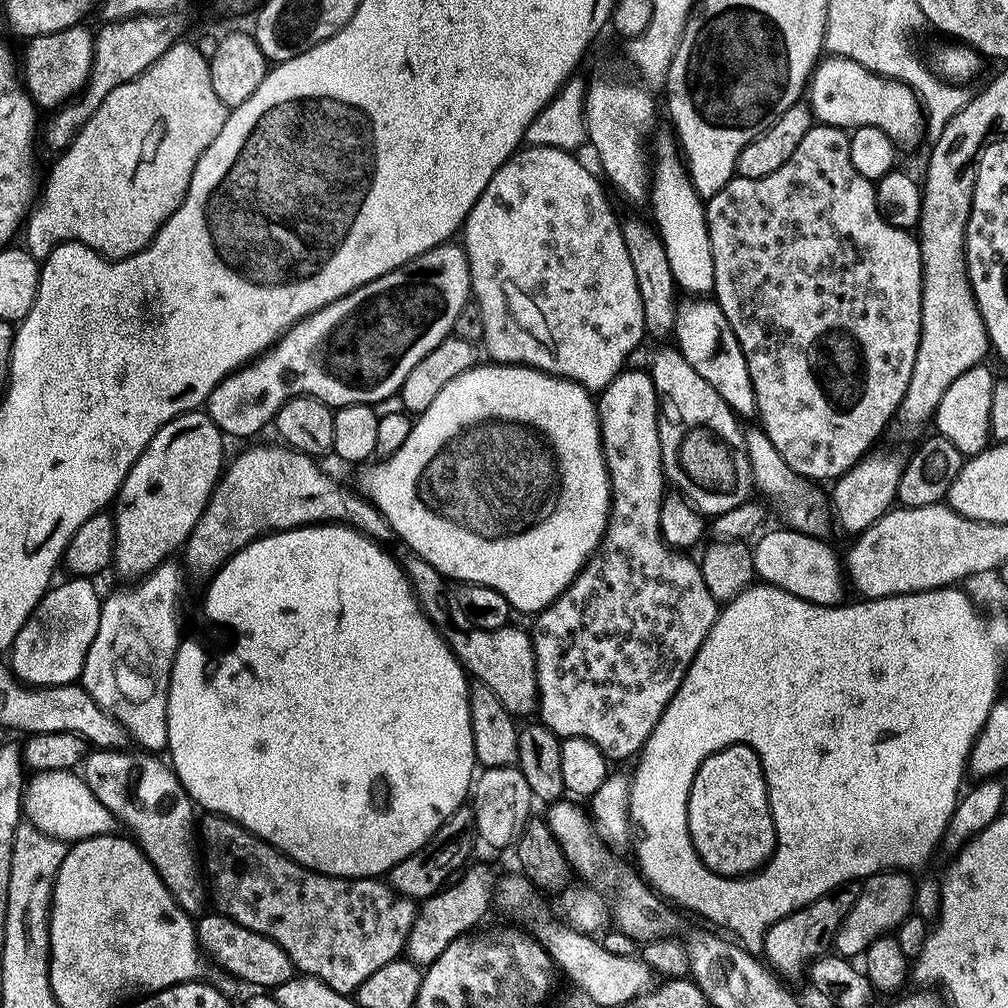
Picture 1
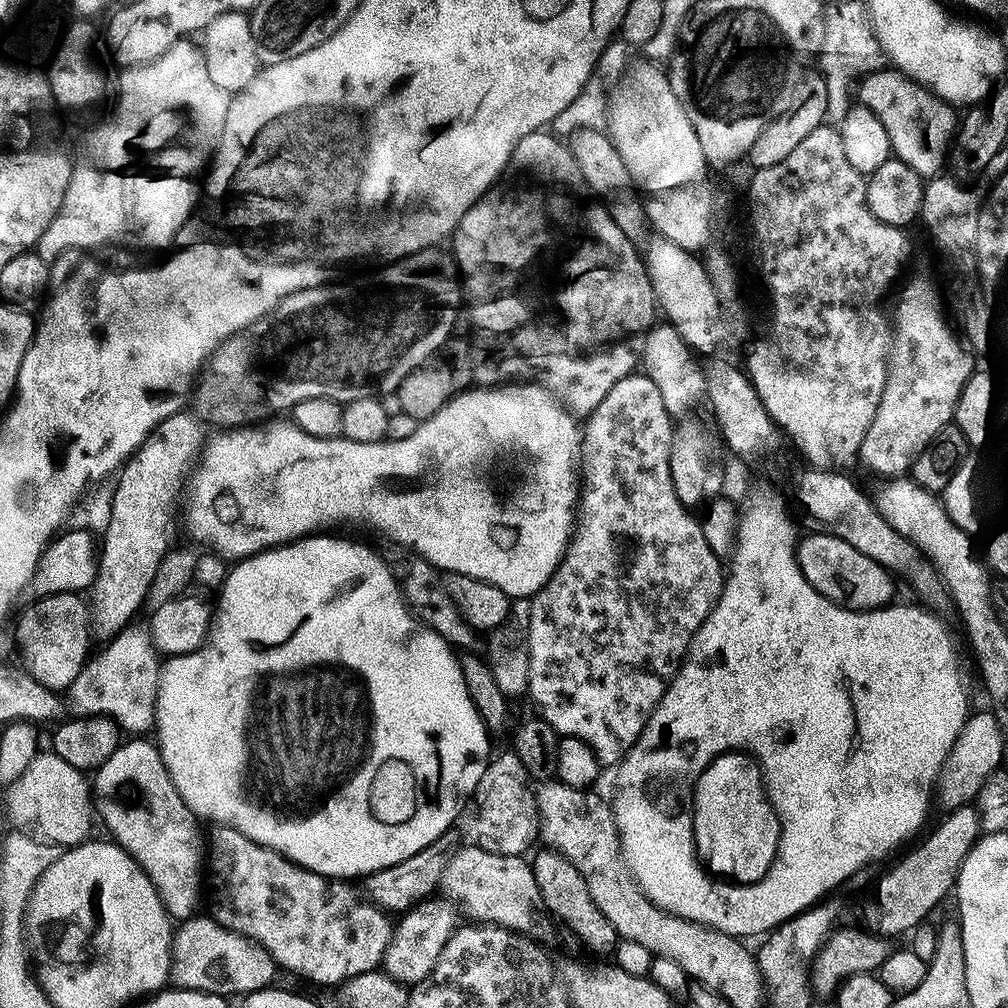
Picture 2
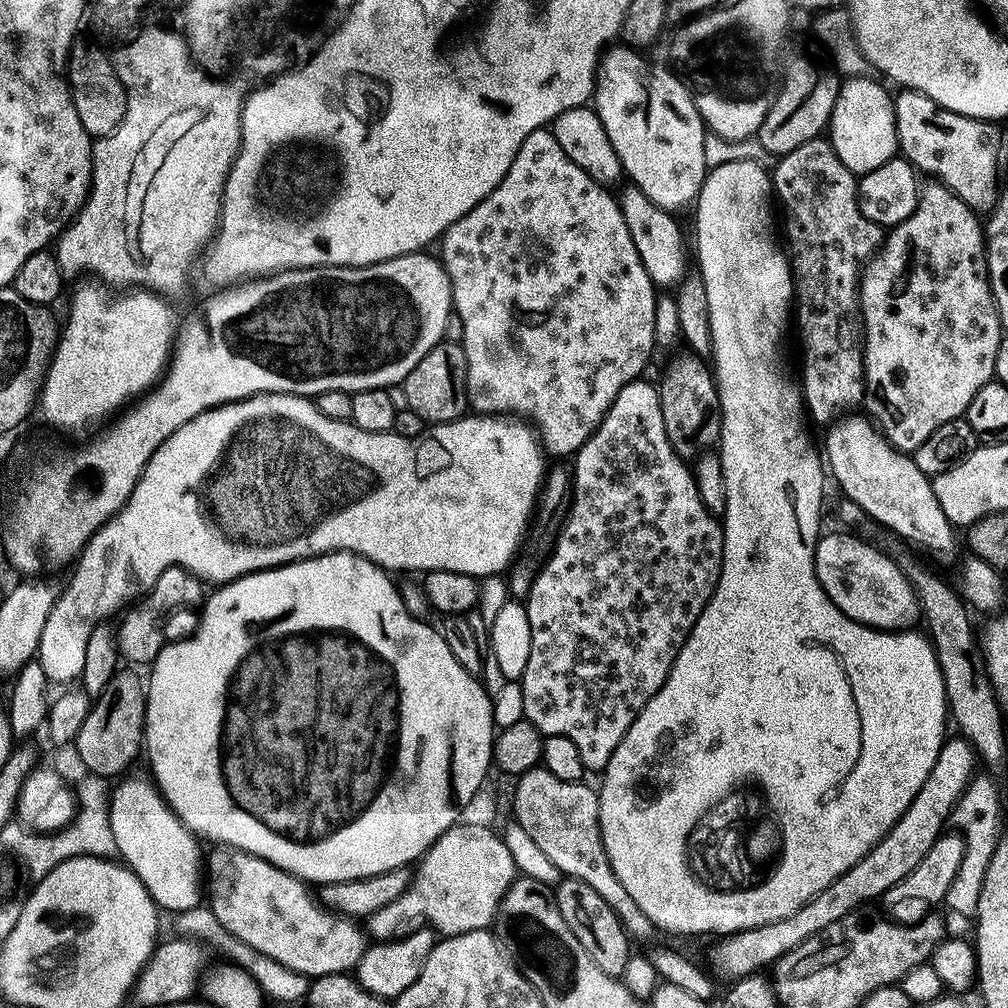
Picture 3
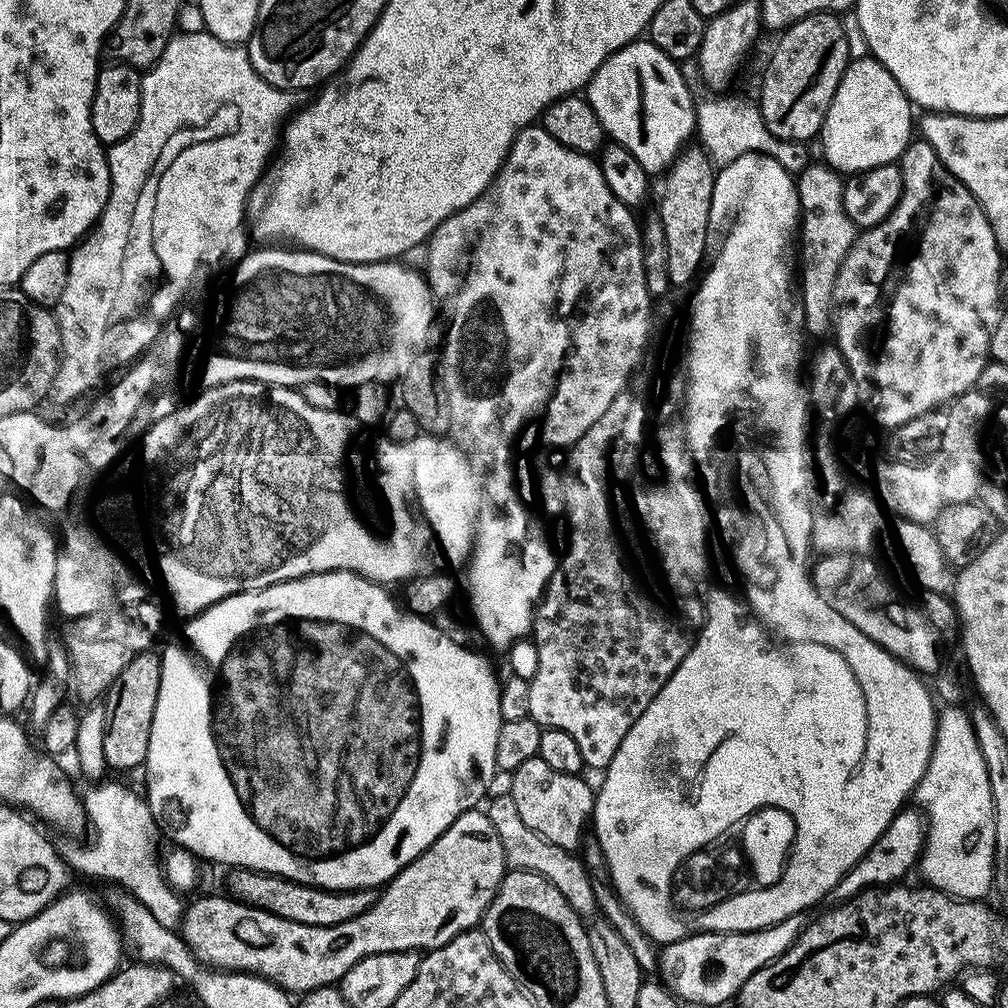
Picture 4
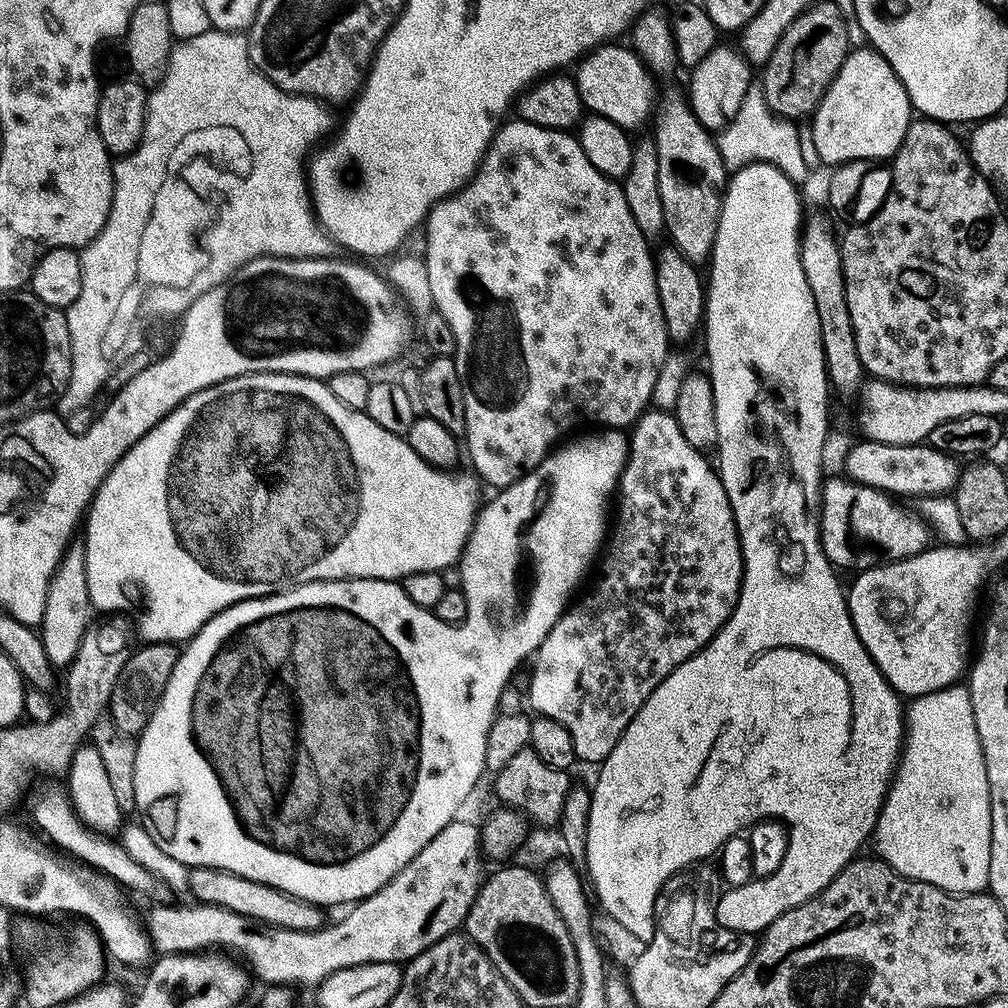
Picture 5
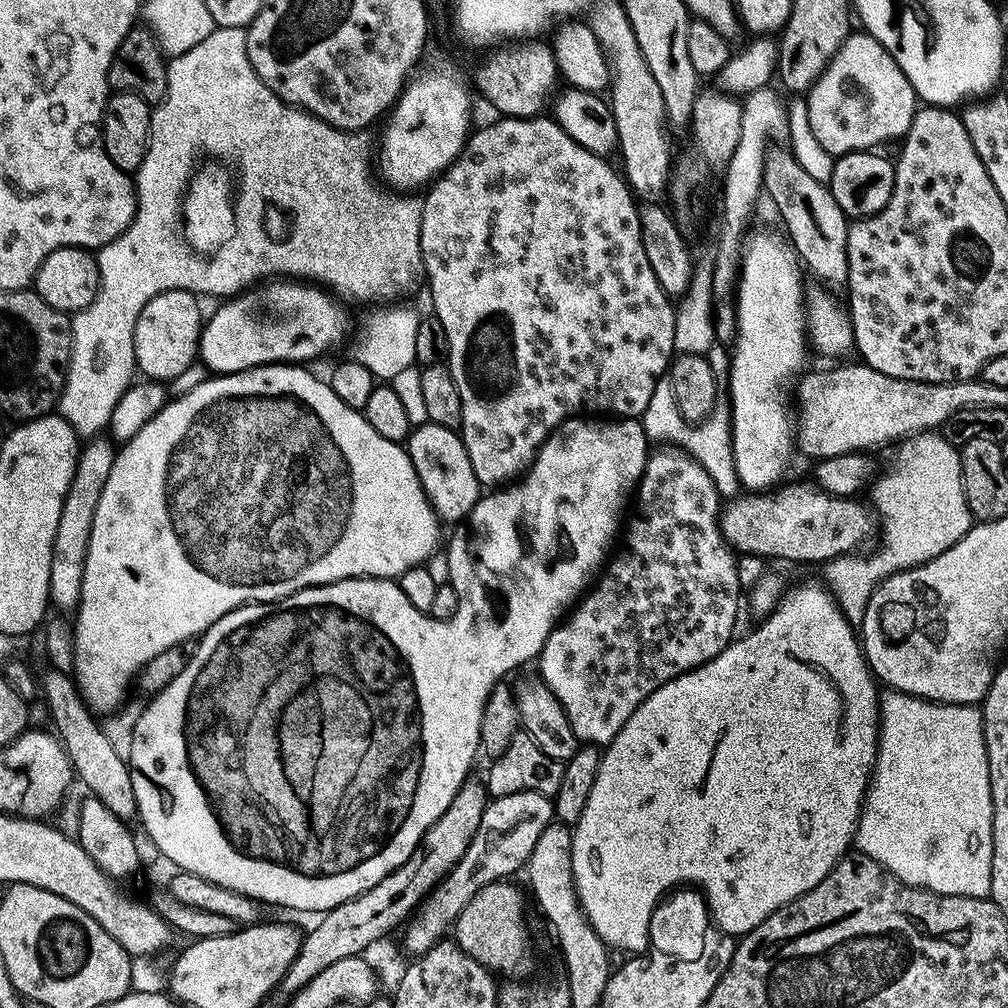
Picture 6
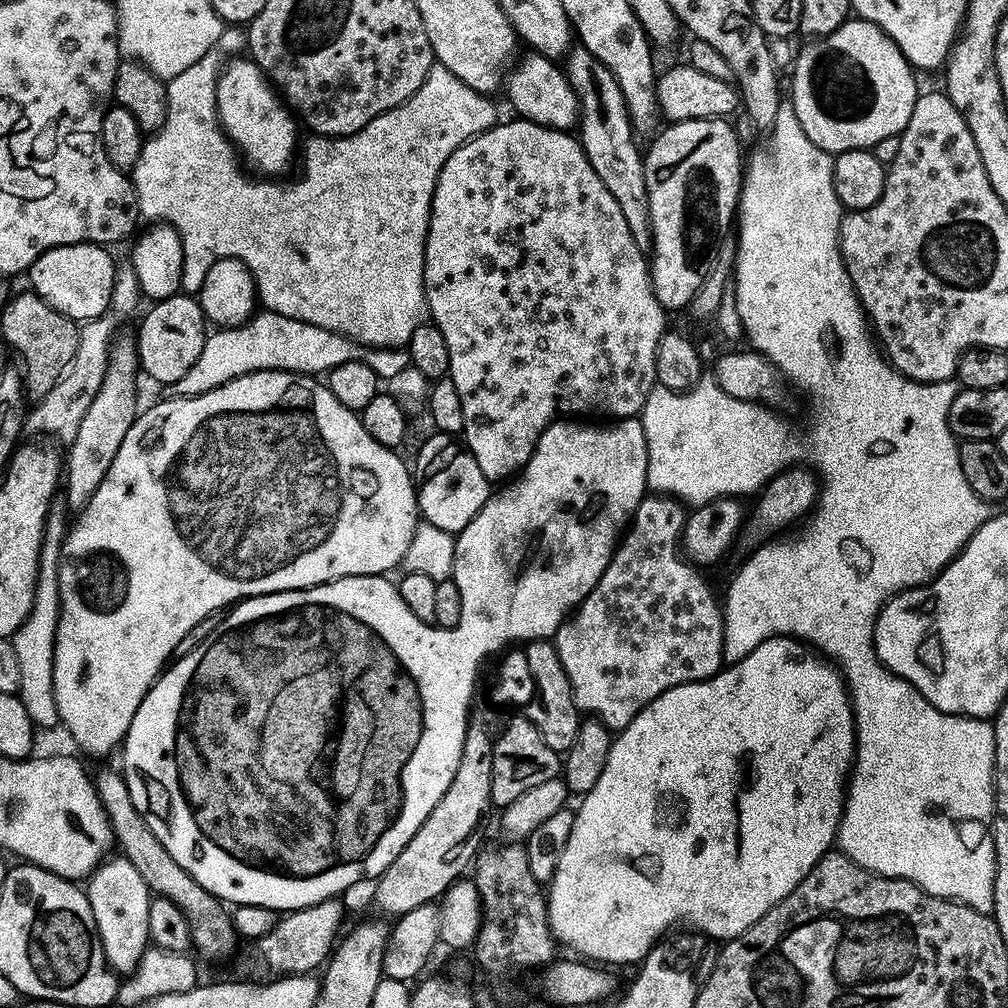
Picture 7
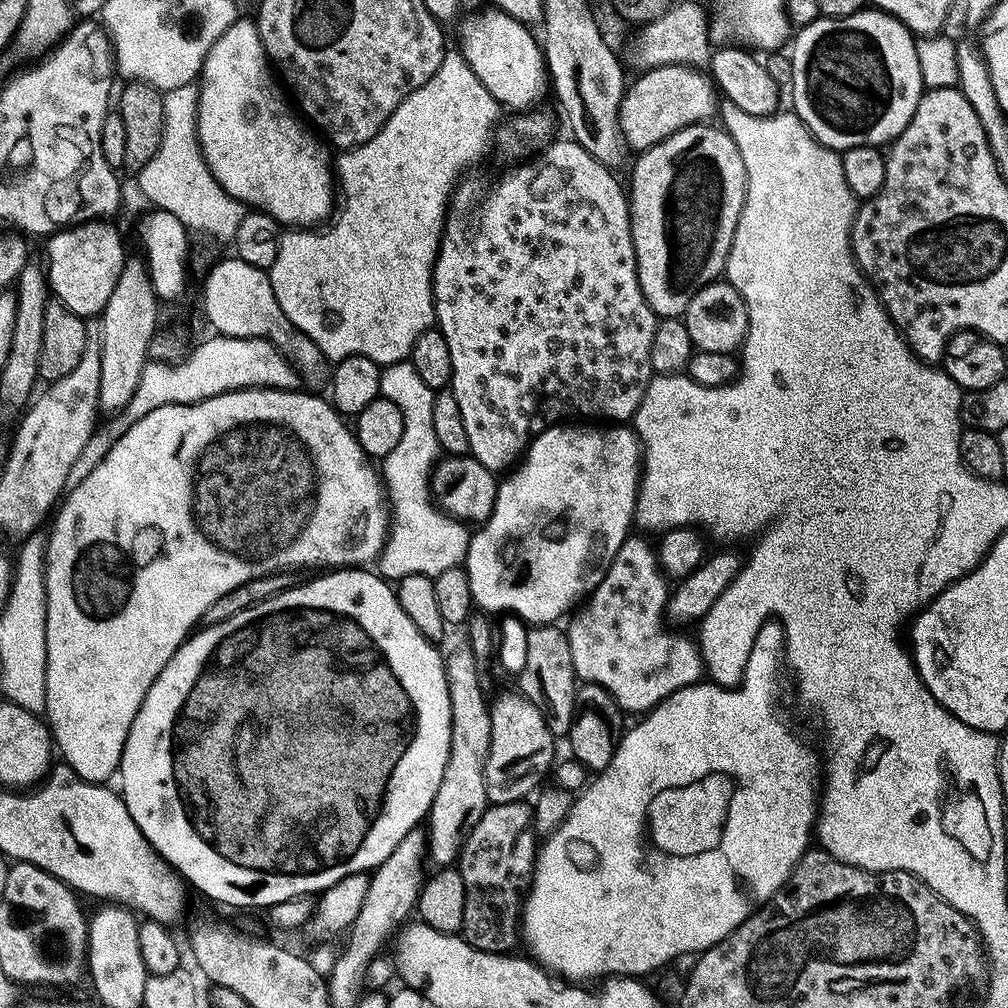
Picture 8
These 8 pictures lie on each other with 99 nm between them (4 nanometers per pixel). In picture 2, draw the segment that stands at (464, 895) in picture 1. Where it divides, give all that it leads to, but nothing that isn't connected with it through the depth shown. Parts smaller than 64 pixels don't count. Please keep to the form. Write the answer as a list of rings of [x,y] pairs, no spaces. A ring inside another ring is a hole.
[[[429,898],[423,900],[410,911],[399,917],[398,923],[392,929],[392,937],[384,951],[382,971],[390,978],[394,978],[406,986],[417,984],[425,980],[434,970],[434,962],[438,962],[438,954],[450,942],[458,927],[458,912],[453,905],[443,898]]]

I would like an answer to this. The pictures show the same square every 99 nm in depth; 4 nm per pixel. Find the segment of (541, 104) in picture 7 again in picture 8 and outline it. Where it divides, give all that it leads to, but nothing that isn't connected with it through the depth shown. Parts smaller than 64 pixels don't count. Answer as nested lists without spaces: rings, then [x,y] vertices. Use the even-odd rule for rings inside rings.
[[[489,6],[485,12],[465,15],[460,26],[458,50],[466,58],[470,70],[478,74],[478,82],[490,90],[499,104],[508,110],[532,110],[547,93],[550,81],[544,63],[544,50],[539,39],[532,37],[533,29],[510,14]]]

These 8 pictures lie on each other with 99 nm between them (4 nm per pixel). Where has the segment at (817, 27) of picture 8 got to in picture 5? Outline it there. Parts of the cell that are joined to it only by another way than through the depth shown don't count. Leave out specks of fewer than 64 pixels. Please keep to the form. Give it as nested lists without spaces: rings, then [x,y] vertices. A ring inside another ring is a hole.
[[[863,47],[849,51],[811,117],[812,141],[821,165],[835,166],[851,160],[887,161],[895,156],[914,119],[912,100],[890,62],[875,48]]]

